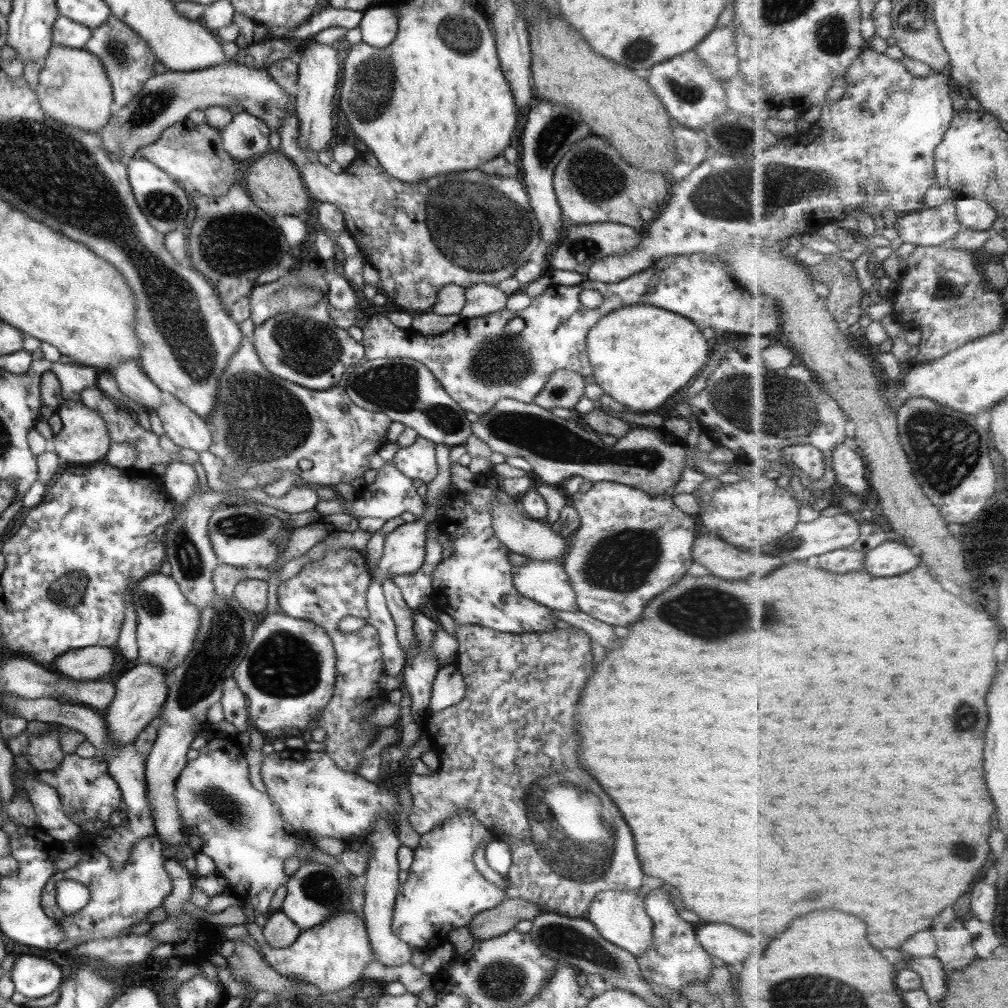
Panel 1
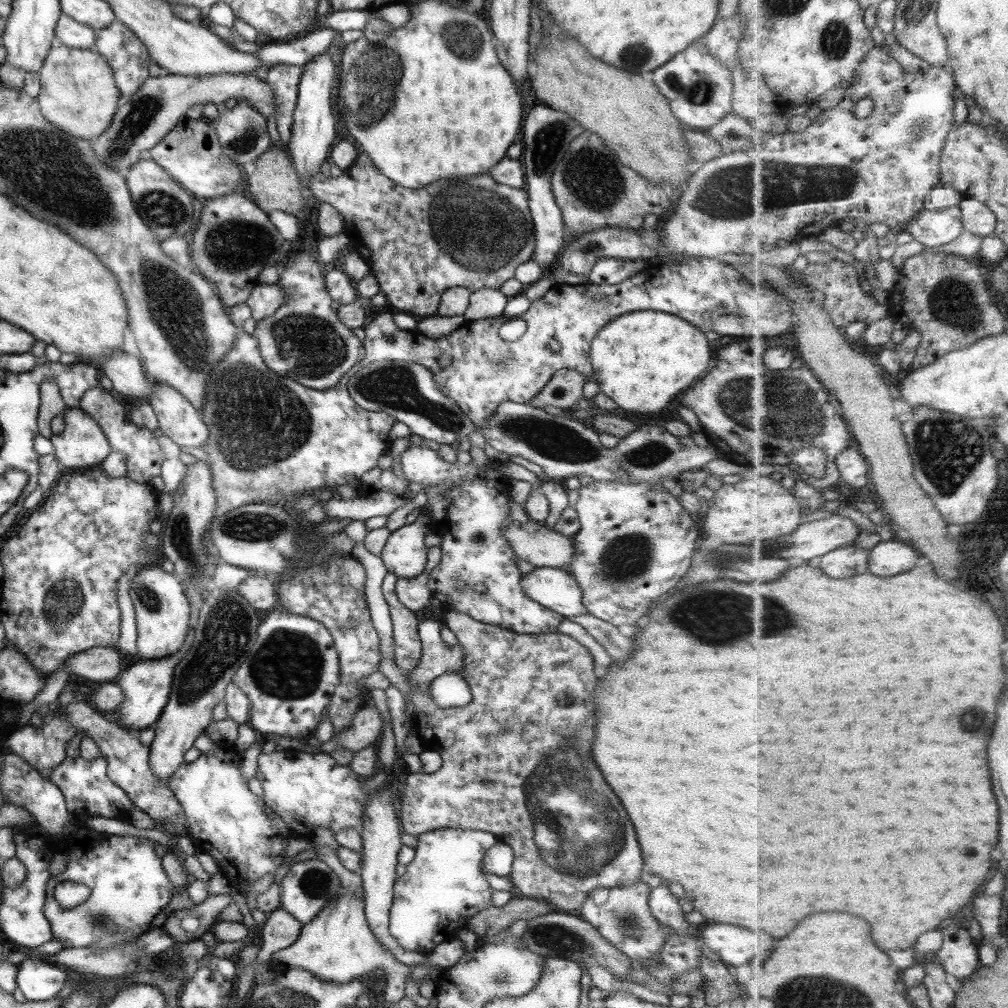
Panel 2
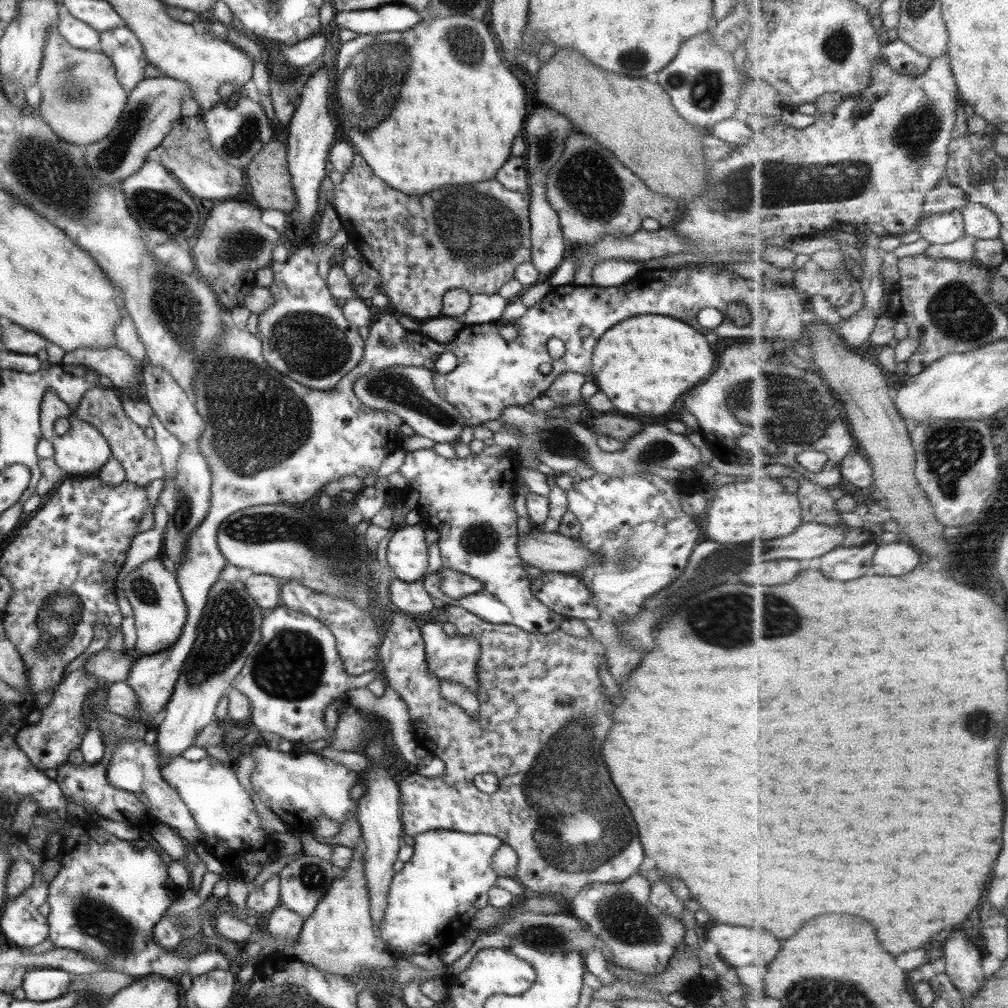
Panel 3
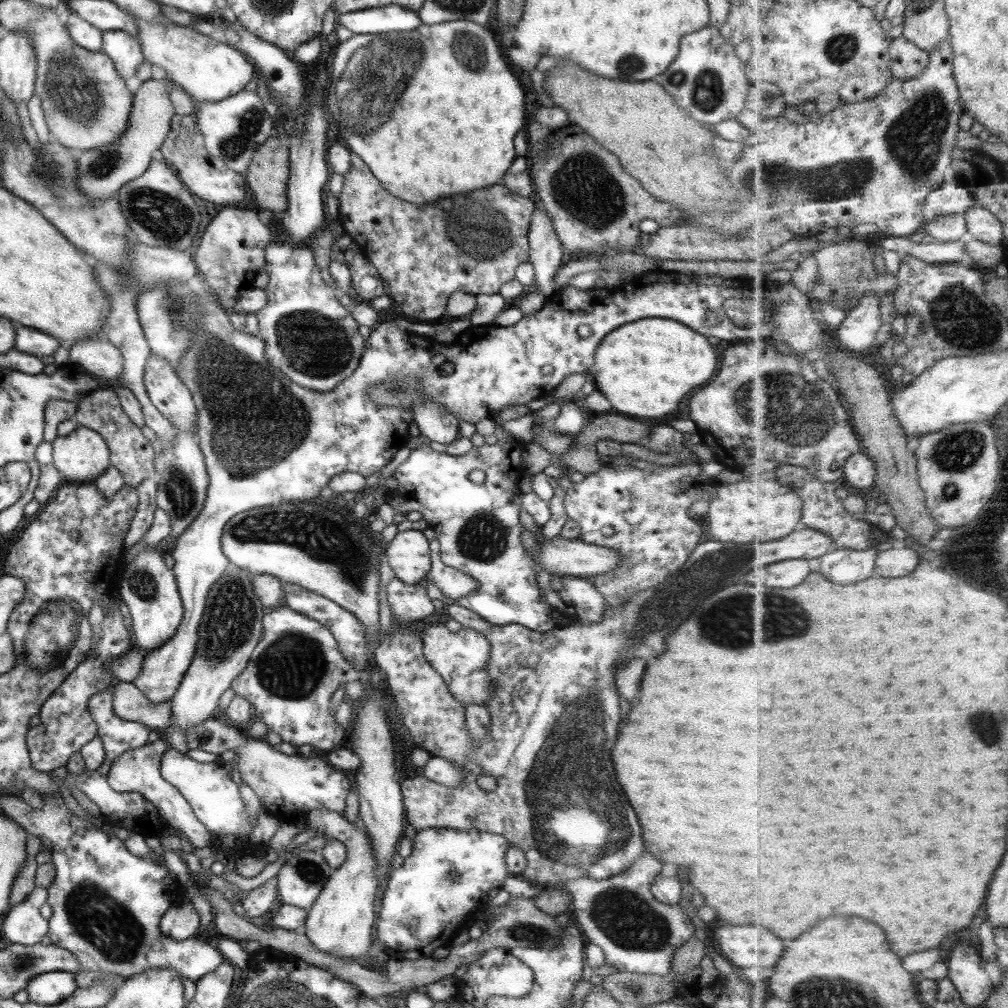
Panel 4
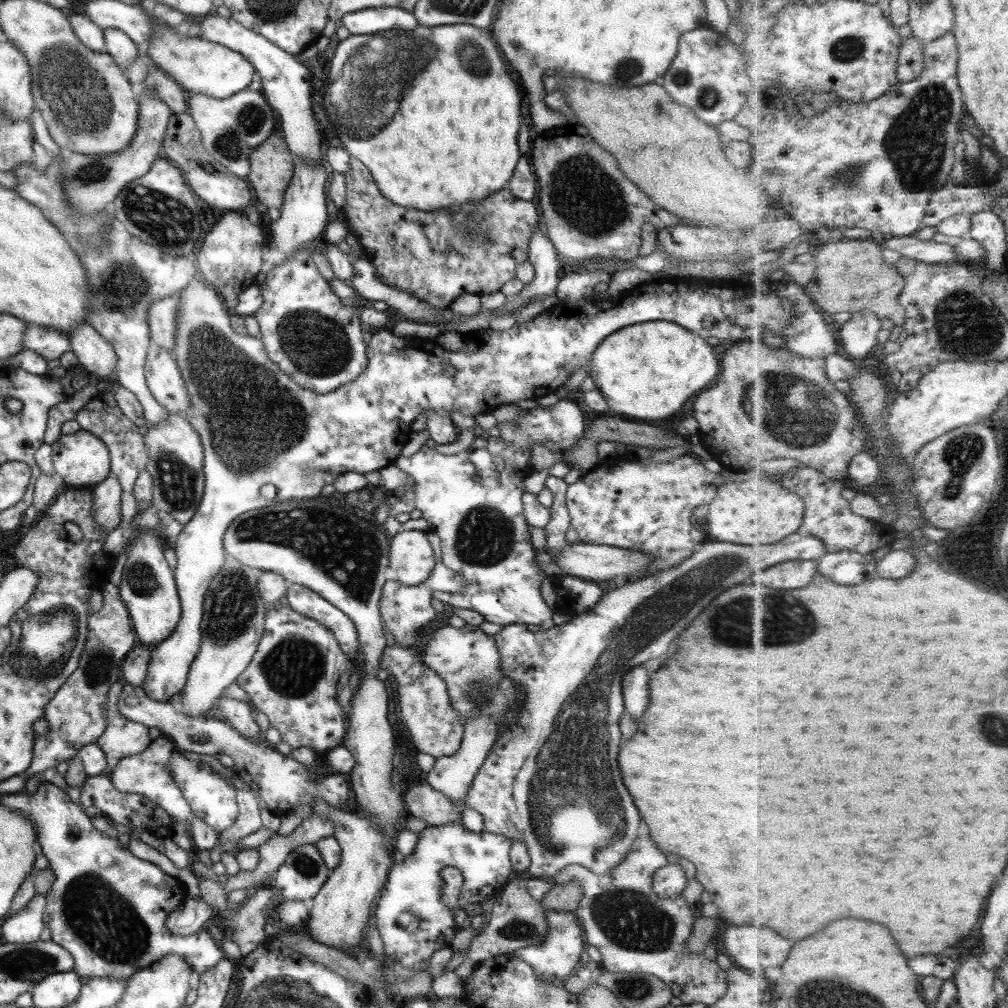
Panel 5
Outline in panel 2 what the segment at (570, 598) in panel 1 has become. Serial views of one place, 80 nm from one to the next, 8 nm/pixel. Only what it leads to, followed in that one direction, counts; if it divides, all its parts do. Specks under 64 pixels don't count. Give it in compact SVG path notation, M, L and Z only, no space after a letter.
M533 567L530 572L521 575L519 586L531 600L534 600L537 604L543 606L543 608L547 608L563 618L568 619L569 616L587 614L585 606L581 605L581 591L575 579L565 569Z

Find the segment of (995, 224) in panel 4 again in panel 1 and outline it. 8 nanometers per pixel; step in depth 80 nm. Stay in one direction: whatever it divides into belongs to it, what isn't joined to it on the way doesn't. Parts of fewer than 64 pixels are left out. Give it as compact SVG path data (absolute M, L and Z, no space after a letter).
M962 196L955 204L959 220L971 230L989 231L999 217L996 208L980 199Z

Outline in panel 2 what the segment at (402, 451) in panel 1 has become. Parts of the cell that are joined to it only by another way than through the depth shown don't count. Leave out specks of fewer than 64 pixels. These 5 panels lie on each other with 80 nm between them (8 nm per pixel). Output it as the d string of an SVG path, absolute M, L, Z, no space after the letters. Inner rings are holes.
M424 445L407 447L400 453L400 463L407 482L417 482L423 489L437 483L446 485L443 493L437 497L436 503L431 507L430 528L442 540L438 546L441 551L440 561L429 571L427 579L427 588L431 598L437 598L438 605L444 611L457 610L457 613L467 615L477 622L510 629L516 634L537 635L558 632L557 626L564 618L531 600L519 586L521 573L515 566L518 556L502 537L500 528L502 520L509 517L508 494L499 494L501 490L505 490L503 476L497 476L497 470L493 466L475 467L471 461L466 464L457 461L448 463ZM473 584L485 586L485 592L478 592L467 587L457 589L458 586L473 586Z

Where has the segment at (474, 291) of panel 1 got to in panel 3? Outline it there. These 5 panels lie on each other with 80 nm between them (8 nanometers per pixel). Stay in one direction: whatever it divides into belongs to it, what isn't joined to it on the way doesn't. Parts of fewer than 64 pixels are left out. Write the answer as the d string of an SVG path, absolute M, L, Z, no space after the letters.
M499 293L495 294L470 294L470 303L462 314L461 321L465 325L478 325L500 320L507 300Z

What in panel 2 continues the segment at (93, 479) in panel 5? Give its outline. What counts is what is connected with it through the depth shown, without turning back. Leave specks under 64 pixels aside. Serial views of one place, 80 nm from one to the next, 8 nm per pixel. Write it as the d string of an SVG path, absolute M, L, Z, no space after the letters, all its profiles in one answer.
M65 408L61 416L63 430L50 438L55 460L75 472L99 466L110 446L95 419L79 408Z

